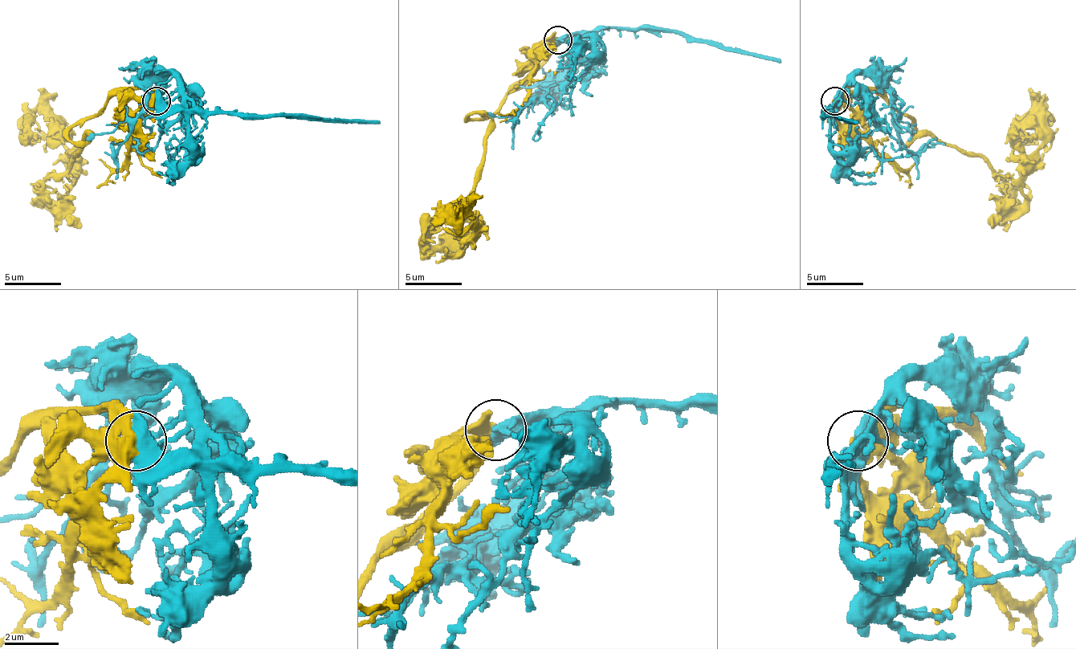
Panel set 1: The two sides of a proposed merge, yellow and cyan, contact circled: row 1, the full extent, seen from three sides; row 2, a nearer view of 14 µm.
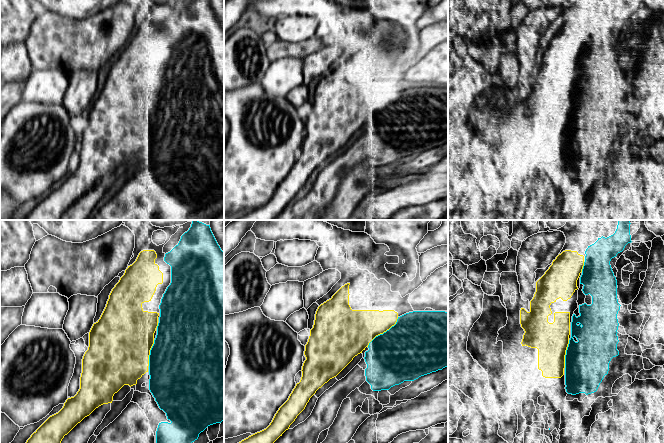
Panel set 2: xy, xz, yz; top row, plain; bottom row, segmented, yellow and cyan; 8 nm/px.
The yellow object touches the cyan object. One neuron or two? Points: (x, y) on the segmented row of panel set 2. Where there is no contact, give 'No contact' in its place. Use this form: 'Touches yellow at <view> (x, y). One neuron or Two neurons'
Touches yellow at xz (383, 332). One neuron

